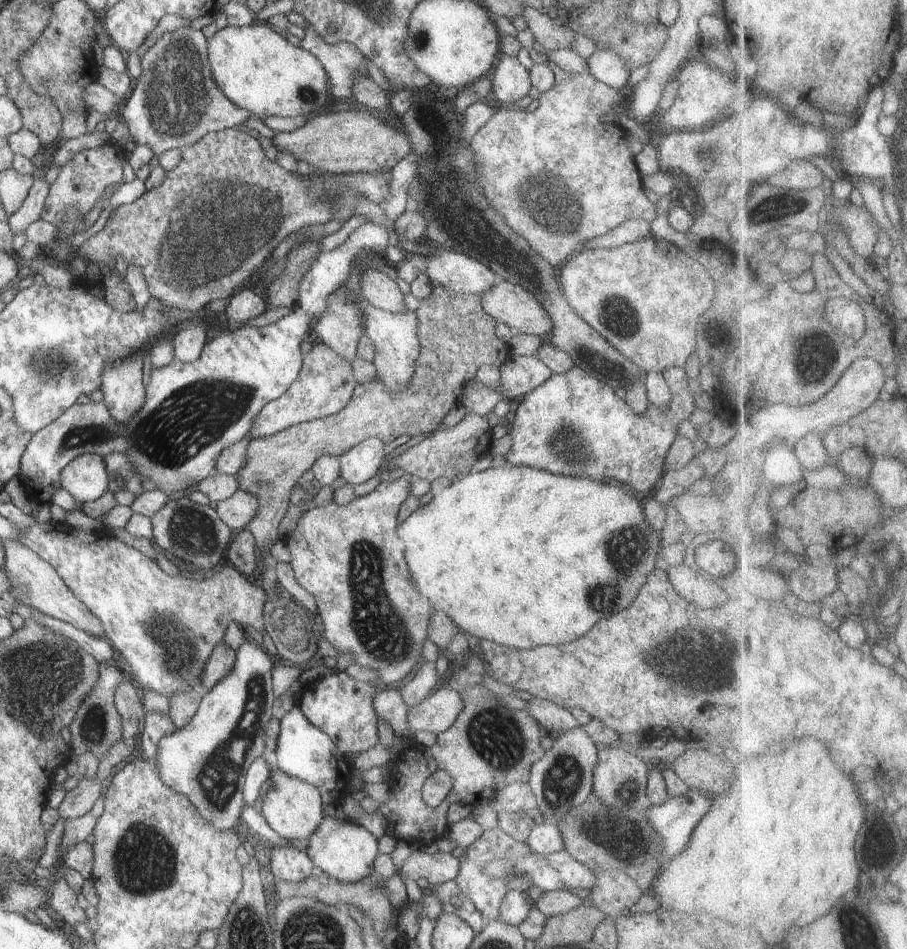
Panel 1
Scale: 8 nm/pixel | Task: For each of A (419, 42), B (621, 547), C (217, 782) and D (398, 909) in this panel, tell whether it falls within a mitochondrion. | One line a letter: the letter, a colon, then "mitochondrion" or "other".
A: mitochondrion
B: mitochondrion
C: mitochondrion
D: other

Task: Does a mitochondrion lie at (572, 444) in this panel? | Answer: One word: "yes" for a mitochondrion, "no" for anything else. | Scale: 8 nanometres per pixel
yes

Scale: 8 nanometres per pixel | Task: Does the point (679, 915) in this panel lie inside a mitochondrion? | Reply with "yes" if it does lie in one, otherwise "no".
no

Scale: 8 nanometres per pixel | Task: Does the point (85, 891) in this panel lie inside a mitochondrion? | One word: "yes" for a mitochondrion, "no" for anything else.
no

